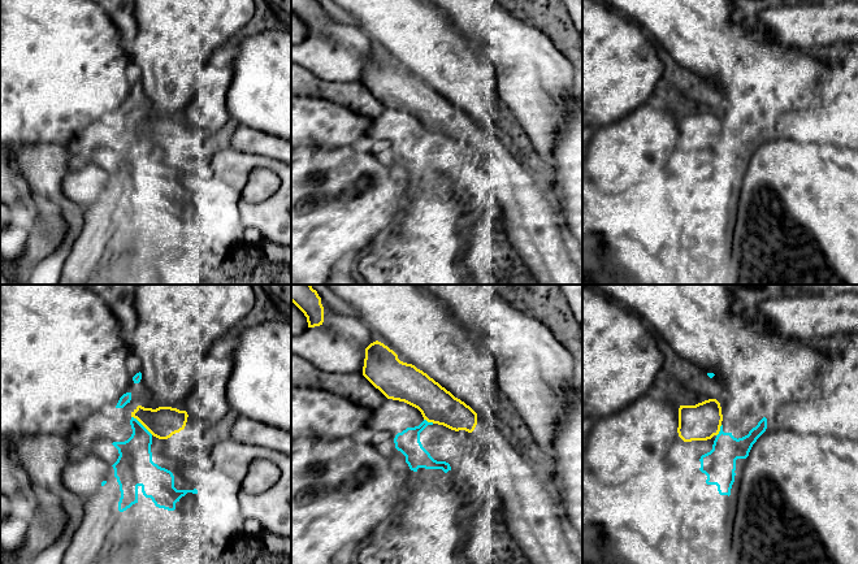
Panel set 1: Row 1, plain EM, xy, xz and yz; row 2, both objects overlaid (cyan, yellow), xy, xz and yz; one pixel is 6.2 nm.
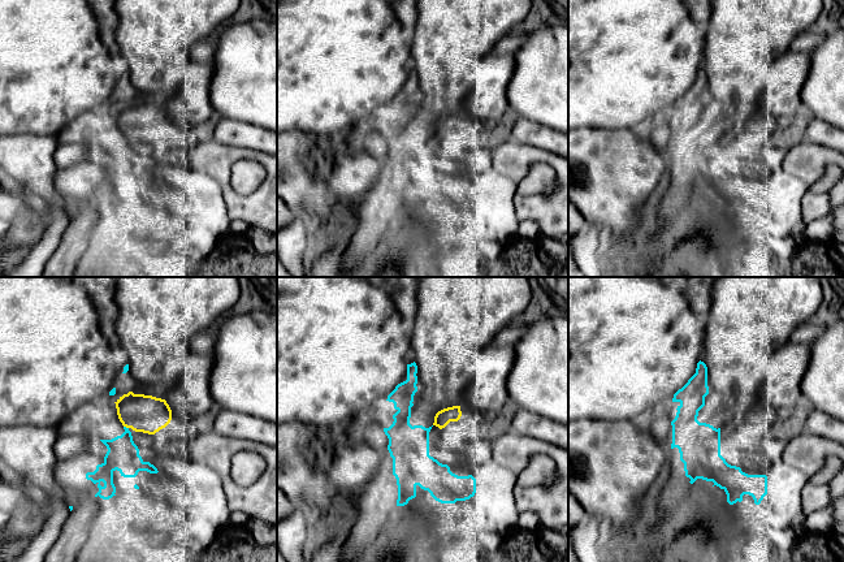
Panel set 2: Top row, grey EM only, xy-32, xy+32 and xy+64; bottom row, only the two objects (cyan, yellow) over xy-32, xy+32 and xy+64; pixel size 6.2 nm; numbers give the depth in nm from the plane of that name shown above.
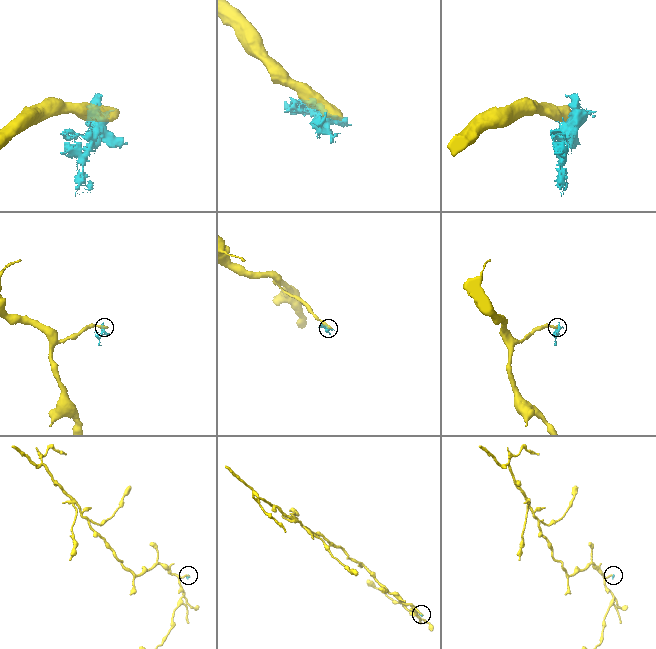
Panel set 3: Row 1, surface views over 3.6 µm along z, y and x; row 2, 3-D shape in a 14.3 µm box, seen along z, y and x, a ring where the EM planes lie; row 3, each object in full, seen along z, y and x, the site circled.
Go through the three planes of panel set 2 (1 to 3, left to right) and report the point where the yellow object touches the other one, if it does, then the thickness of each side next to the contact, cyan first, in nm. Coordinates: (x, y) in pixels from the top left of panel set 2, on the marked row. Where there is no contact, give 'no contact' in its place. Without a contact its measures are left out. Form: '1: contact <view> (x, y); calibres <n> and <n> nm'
1: contact xy-32 (125, 427); calibres 200 and 240 nm
2: no contact
3: no contact

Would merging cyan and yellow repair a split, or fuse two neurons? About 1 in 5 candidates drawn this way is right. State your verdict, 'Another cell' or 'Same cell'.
Another cell

